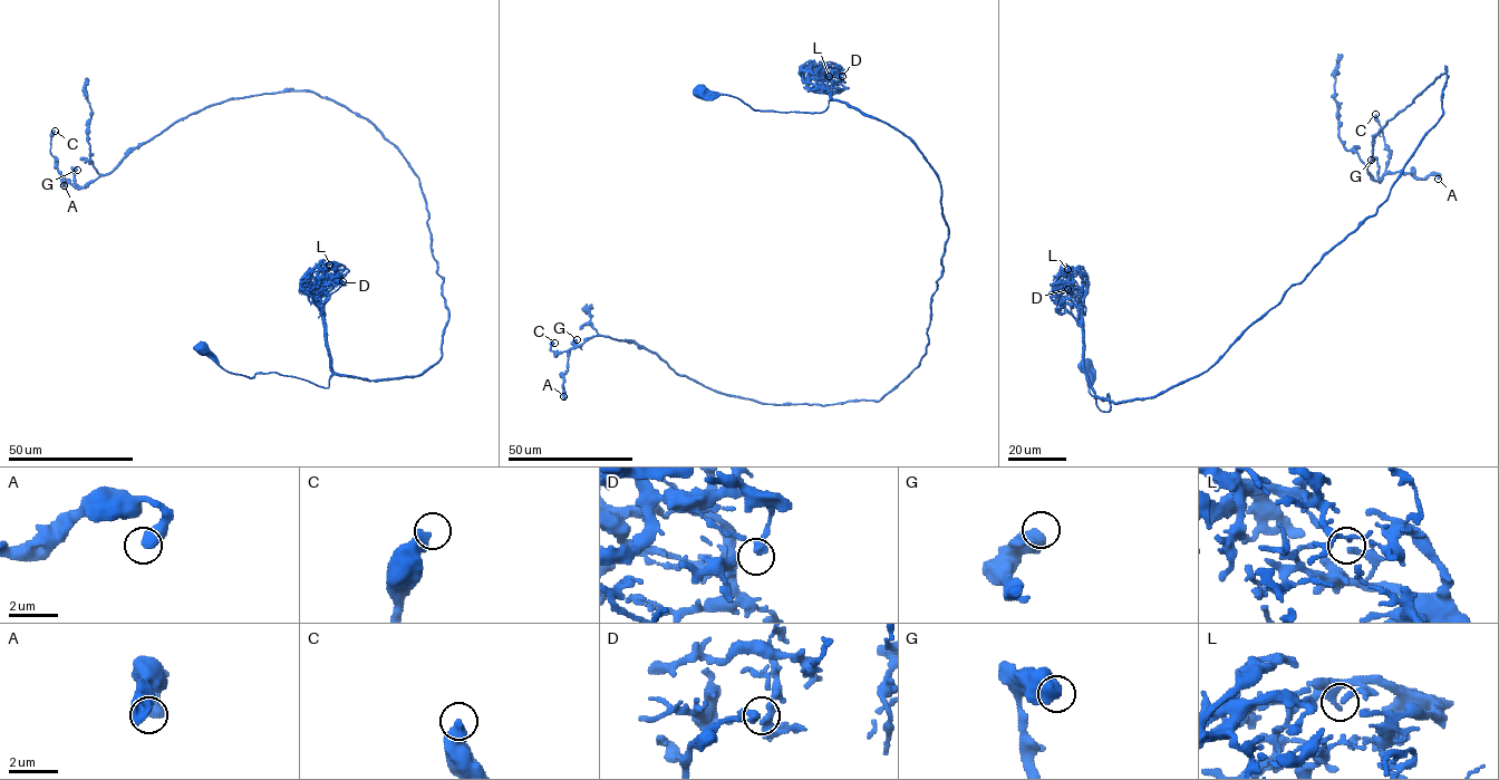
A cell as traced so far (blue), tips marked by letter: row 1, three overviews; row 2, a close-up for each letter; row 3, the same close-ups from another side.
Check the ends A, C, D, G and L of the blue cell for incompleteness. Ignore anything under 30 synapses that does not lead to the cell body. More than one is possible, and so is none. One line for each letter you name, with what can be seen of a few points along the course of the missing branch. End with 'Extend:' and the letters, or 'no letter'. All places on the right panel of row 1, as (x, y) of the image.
Extend: no letter

